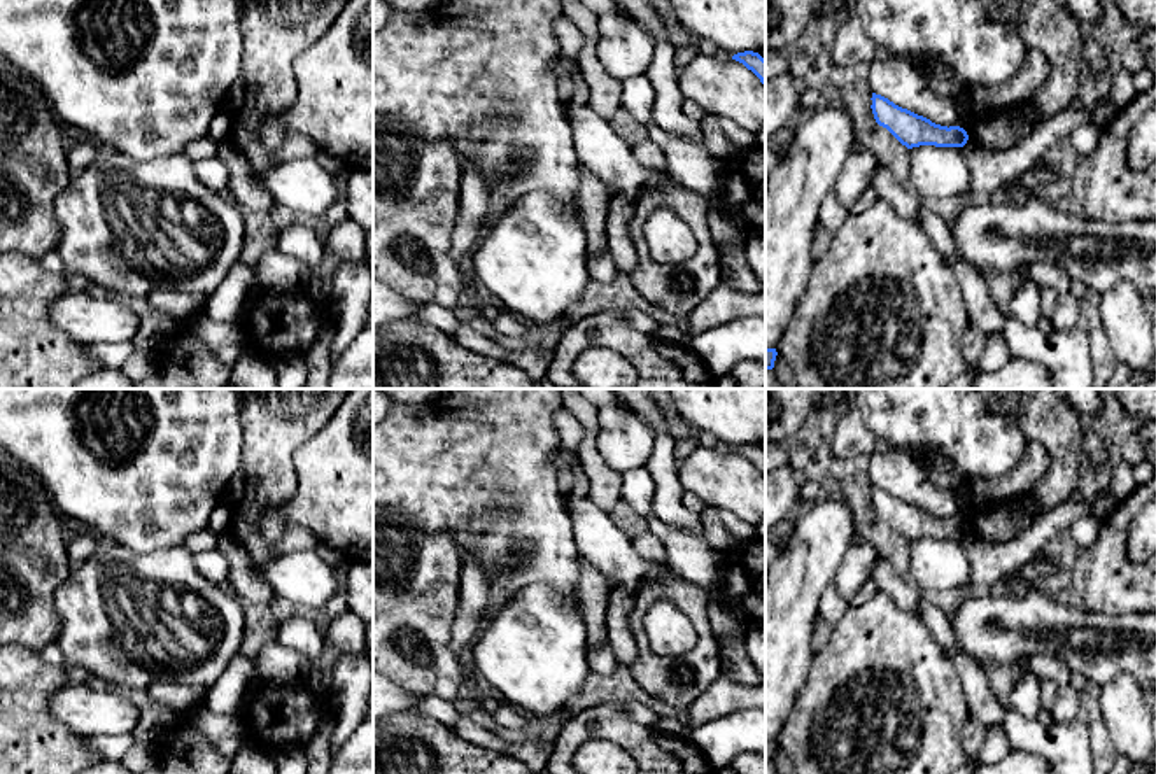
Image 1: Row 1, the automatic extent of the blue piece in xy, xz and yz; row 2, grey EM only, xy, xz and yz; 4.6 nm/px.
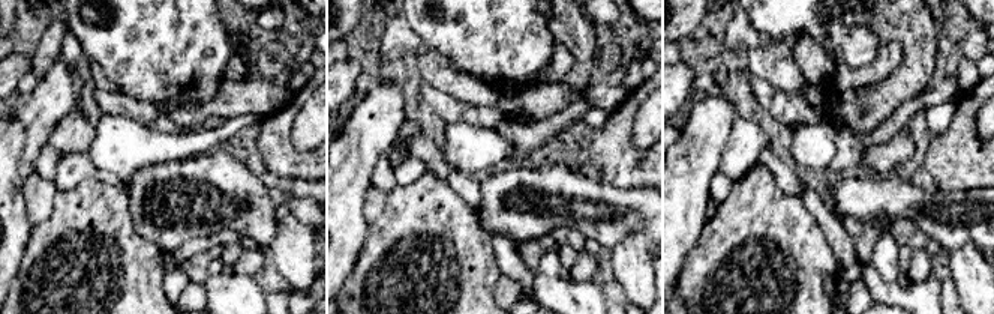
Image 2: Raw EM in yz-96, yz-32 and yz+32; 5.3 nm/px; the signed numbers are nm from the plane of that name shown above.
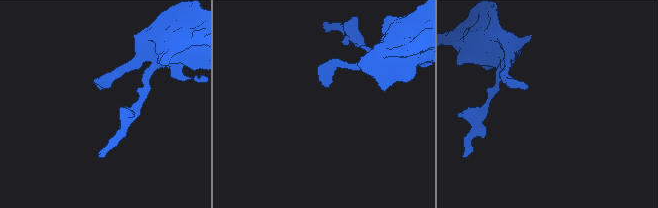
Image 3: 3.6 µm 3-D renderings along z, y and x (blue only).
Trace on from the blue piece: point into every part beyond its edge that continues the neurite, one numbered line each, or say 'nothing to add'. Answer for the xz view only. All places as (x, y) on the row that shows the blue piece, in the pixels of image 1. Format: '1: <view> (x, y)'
nothing to add

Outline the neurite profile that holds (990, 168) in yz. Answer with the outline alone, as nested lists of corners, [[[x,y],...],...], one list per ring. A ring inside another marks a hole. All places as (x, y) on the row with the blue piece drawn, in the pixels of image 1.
[[[1072,105],[1044,119],[1011,149],[991,151],[967,140],[963,152],[970,168],[970,186],[963,200],[990,198],[1000,186],[1037,166],[1058,140],[1070,137],[1088,123],[1089,114]]]

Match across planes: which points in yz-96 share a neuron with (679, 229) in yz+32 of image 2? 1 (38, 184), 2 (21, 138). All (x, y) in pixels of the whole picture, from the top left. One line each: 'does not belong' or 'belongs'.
1: does not belong
2: belongs

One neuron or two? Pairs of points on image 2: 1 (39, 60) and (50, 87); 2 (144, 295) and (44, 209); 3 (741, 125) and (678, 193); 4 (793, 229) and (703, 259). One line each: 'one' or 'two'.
1: two
2: two
3: two
4: one

